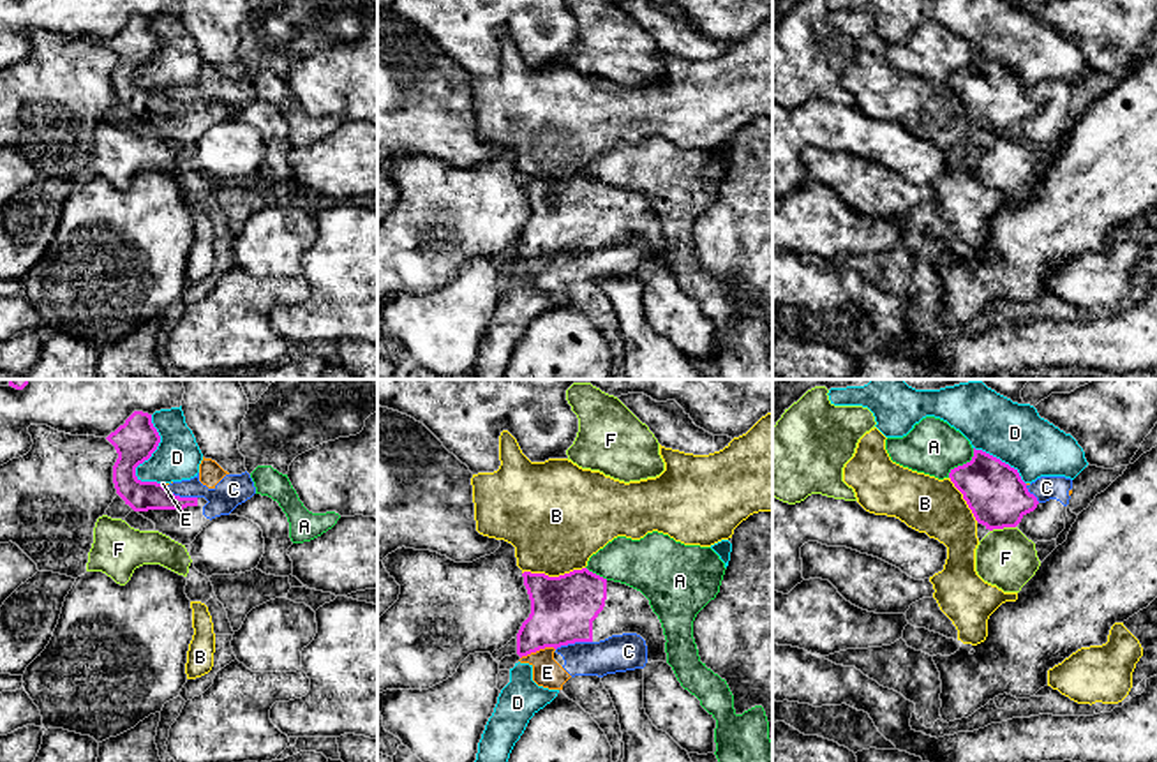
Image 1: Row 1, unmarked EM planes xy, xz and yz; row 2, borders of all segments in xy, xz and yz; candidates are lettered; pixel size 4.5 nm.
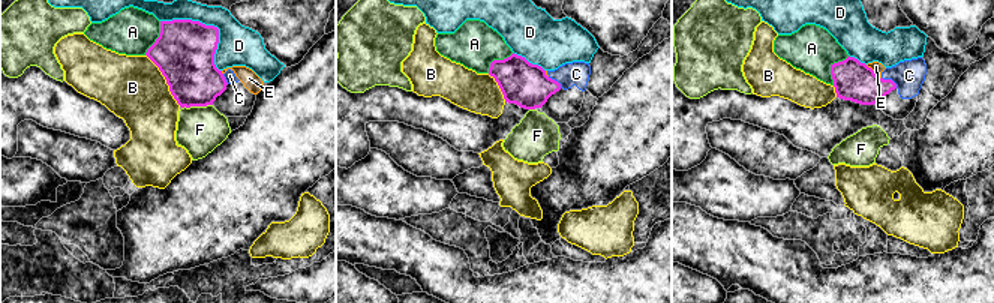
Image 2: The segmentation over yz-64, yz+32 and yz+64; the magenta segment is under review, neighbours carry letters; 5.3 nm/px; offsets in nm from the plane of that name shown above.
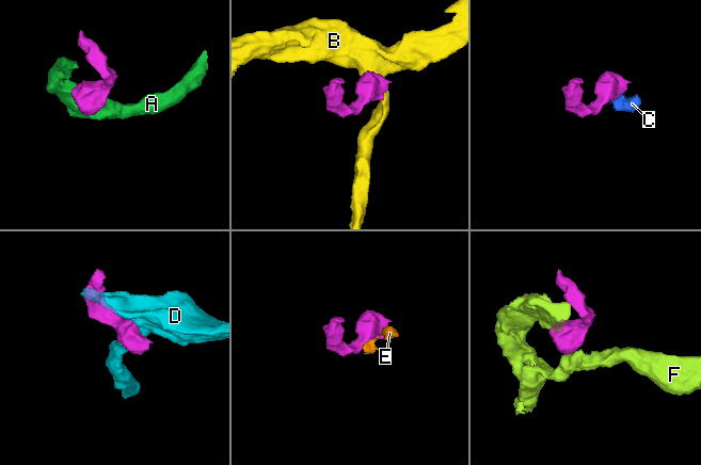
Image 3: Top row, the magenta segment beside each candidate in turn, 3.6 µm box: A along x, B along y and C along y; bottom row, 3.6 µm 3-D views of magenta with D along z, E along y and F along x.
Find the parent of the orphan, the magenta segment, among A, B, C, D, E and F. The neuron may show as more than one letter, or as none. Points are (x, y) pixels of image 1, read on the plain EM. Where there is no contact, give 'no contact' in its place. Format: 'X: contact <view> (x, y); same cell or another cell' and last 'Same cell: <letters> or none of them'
A: contact yz (963, 69); another cell
B: contact xz (552, 182); another cell
C: contact xz (574, 247); another cell
D: contact xy (147, 64); another cell
E: contact xz (537, 254); another cell
F: contact yz (1002, 133); another cell
Same cell: none of them

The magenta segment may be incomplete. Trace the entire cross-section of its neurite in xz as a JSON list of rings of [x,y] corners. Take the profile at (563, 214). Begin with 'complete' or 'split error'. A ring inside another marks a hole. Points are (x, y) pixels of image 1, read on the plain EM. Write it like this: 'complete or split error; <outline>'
split error; [[[587,173],[559,182],[524,176],[522,182],[531,219],[517,238],[520,263],[545,252],[637,238],[646,245],[647,268],[667,268],[661,228],[640,196]]]

